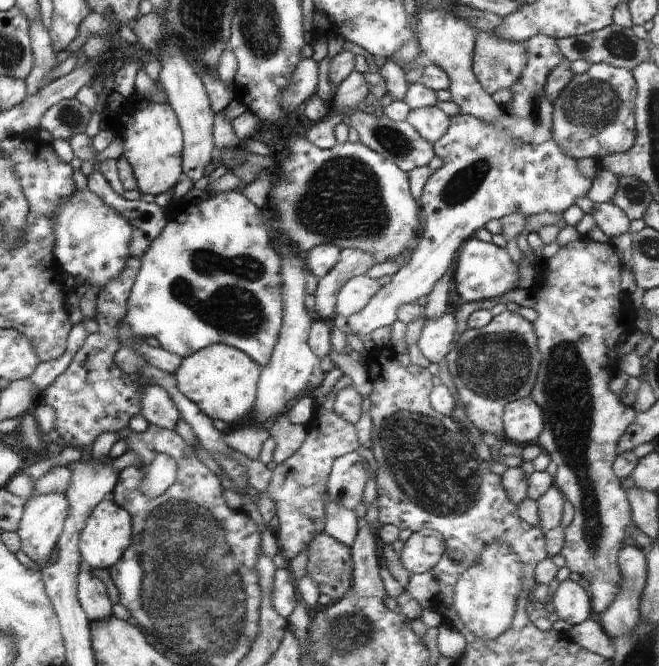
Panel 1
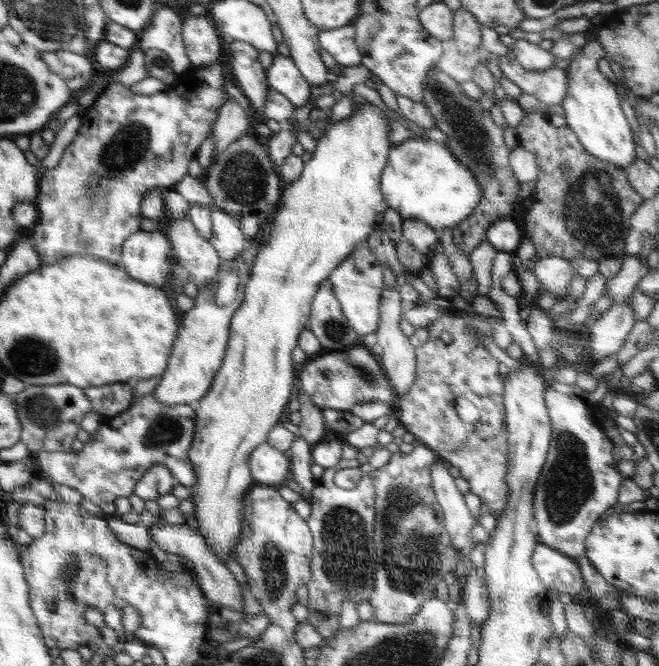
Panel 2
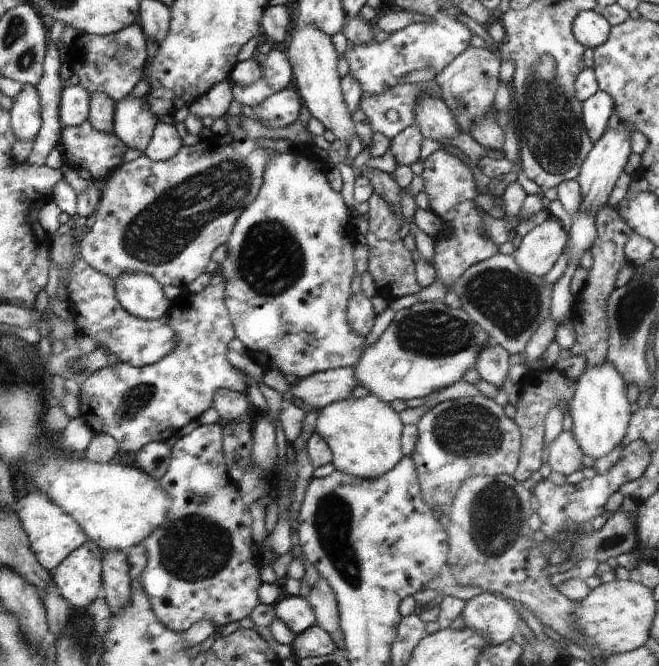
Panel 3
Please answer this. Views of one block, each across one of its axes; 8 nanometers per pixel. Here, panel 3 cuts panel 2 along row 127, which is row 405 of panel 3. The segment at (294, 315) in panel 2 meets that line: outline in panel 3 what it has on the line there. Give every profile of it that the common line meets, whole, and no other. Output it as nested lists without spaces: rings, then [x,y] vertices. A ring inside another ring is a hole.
[[[370,393],[364,398],[348,398],[316,410],[316,431],[333,453],[337,471],[360,479],[378,479],[386,475],[405,456],[401,450],[404,425],[389,403]]]

